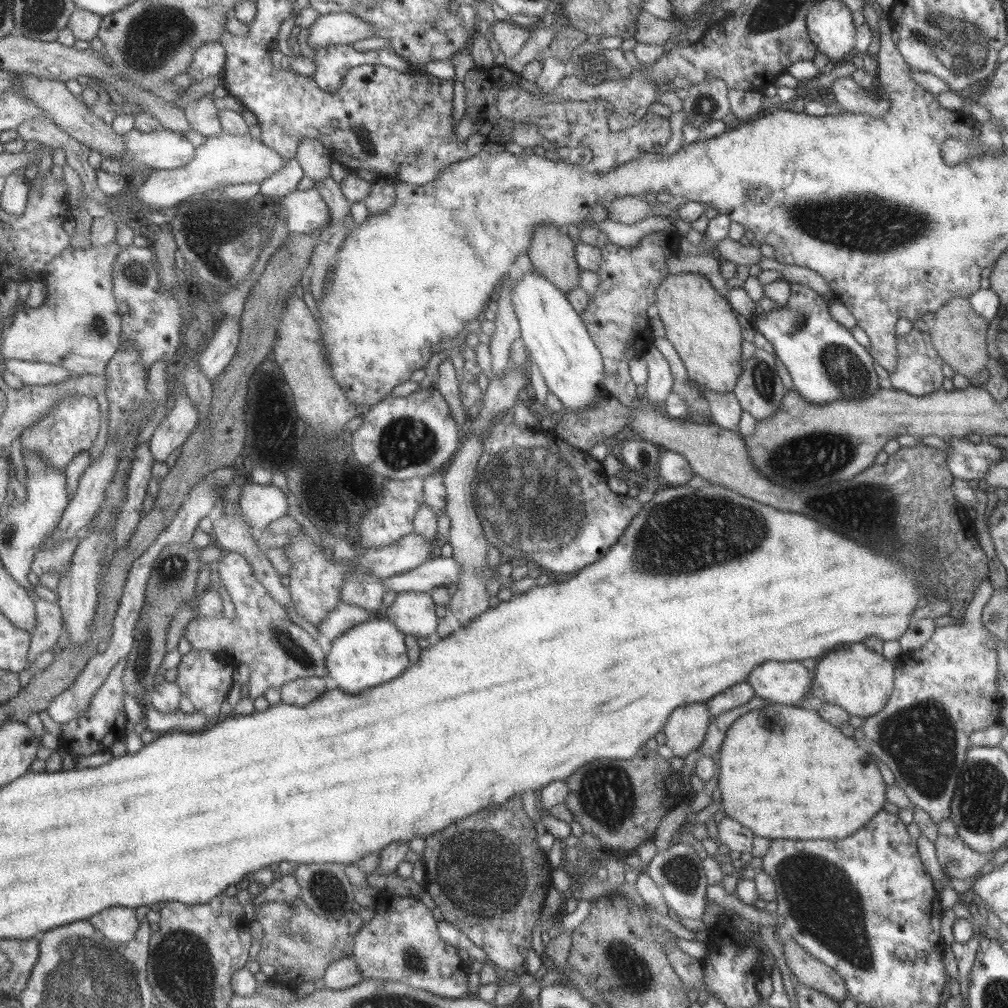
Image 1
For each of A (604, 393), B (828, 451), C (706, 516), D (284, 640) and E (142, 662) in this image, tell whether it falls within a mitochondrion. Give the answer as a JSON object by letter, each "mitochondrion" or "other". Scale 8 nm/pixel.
{"A":"other","B":"mitochondrion","C":"mitochondrion","D":"mitochondrion","E":"mitochondrion"}

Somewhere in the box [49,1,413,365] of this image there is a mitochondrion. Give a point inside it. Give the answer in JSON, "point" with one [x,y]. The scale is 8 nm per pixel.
{"point":[156,33]}

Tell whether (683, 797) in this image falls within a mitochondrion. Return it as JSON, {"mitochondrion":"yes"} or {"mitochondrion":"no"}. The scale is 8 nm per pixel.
{"mitochondrion":"no"}

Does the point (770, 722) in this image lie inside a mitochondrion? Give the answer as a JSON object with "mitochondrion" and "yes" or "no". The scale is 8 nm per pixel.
{"mitochondrion":"no"}

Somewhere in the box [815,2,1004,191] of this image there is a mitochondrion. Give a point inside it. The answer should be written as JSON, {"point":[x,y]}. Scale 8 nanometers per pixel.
{"point":[960,45]}

